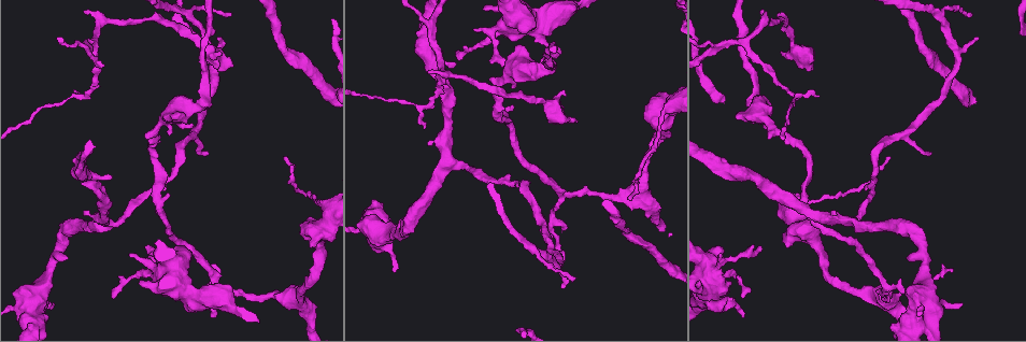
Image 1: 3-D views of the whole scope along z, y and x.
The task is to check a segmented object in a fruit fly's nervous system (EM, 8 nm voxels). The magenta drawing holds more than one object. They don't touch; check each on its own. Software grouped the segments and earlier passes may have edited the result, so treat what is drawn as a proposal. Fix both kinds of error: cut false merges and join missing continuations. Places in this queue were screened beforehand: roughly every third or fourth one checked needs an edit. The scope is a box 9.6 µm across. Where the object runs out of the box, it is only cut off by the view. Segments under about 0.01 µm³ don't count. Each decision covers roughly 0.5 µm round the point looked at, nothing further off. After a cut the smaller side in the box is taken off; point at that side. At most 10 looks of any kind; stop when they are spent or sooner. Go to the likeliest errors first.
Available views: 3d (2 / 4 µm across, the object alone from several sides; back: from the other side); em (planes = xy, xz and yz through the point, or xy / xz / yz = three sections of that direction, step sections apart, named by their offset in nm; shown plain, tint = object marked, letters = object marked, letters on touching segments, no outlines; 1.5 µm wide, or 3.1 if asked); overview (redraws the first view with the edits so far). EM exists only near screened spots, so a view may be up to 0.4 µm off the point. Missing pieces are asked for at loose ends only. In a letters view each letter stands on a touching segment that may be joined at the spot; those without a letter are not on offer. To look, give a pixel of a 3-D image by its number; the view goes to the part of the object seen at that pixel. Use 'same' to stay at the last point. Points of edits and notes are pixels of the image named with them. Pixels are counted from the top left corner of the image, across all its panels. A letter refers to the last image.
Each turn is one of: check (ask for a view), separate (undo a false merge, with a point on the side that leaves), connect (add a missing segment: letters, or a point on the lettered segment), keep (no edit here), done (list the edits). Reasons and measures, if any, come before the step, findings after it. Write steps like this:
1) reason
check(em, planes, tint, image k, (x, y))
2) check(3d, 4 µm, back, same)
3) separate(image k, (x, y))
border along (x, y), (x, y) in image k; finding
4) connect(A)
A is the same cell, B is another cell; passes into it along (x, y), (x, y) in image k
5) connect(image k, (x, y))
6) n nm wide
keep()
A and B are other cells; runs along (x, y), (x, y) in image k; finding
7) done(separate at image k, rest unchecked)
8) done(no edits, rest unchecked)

thin end
check(3d, 4 µm, image 1, (762, 247))

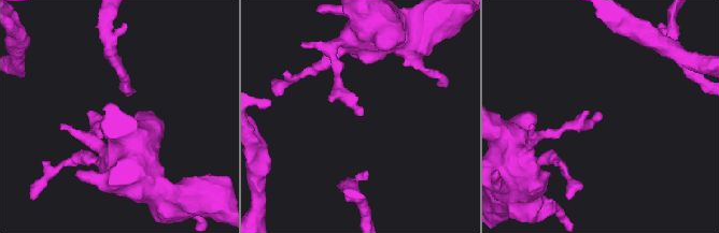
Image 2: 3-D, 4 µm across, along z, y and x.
check(em, planes, tint, image 2, (602, 116))

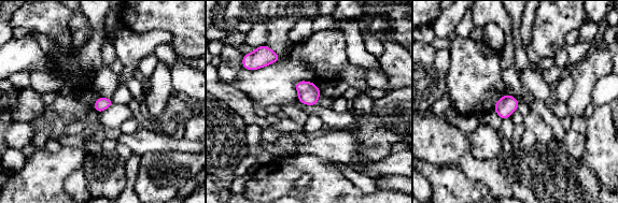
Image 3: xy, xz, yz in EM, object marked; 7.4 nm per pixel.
see the neighbours
check(em, planes, letters, same)

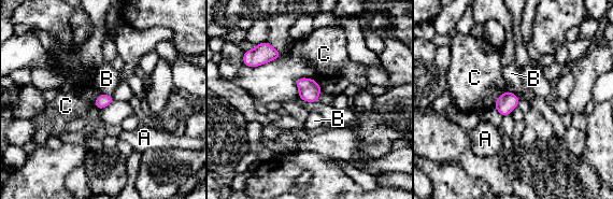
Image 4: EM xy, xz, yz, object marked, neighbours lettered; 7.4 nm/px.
keep()
A, B and C are other cells; border along (100, 93), (112, 96) in image 4; none of them fits

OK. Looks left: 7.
branch stops here
check(3d, 4 µm, back, image 1, (424, 127))

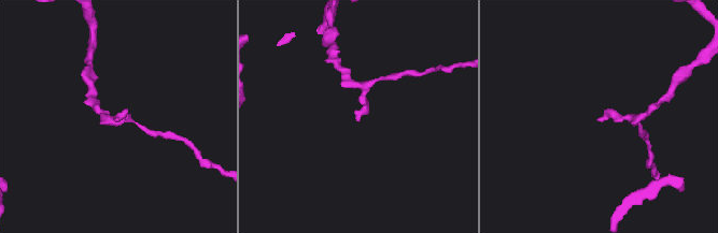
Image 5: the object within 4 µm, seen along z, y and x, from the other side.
need the tissue
check(em, planes, tint, image 5, (116, 120))

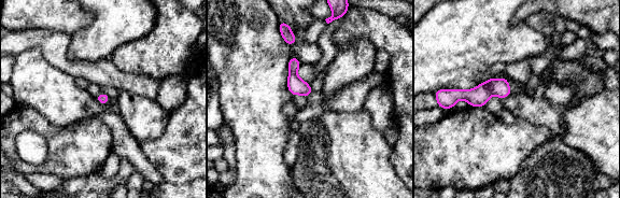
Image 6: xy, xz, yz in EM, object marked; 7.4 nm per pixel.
what lies round it
check(em, planes, letters, same)

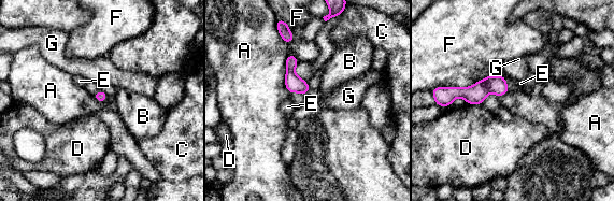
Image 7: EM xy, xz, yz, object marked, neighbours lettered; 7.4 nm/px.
keep()
A, B, C, D, E, F and G are other cells; border along (287, 55), (285, 87), (290, 94) in image 7; none of them fits

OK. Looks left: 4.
thick turns thin
check(3d, 2 µm, image 1, (799, 50))

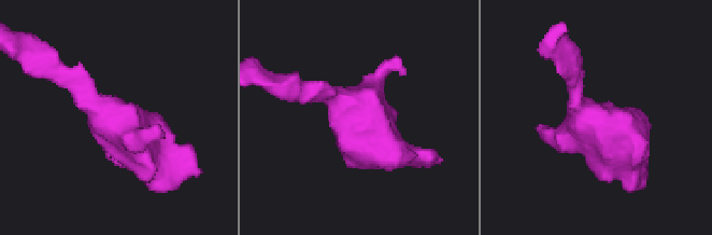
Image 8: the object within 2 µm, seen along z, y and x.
check(em, 3.1 µm, planes, letters, image 8, (114, 124))

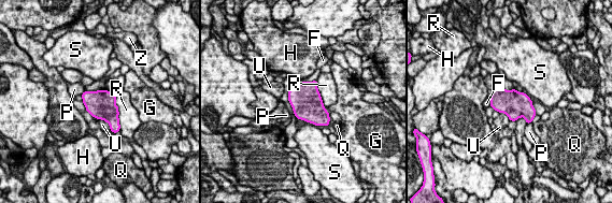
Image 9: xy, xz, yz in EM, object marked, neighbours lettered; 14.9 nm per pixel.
keep()
F, G, H, P, Q, R, S, U and Z are other cells; border along (94, 117), (103, 119), (113, 133) in image 9; one neuron here

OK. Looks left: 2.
tapers out
check(em, planes, letters, image 1, (286, 159))

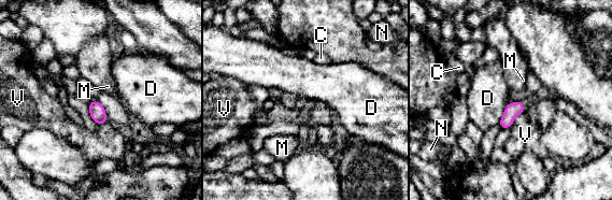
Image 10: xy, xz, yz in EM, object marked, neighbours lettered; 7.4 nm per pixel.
110 nm wide
keep()
C, D, M, N and V are other cells; no lettered segment goes on from it

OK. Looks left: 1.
done(no edits, rest unchecked)

